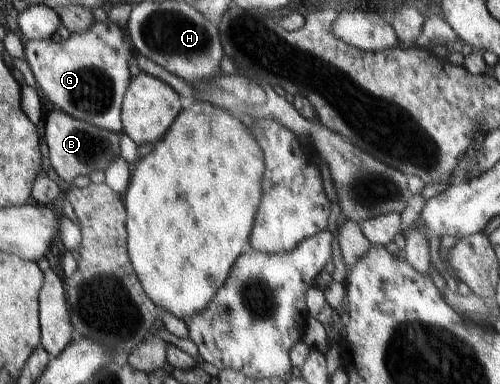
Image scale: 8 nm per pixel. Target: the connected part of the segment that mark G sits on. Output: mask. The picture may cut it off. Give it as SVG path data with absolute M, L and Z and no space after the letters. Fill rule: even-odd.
M98 22L90 30L71 34L62 42L29 40L25 57L33 72L41 93L53 103L55 110L89 122L98 128L123 134L121 121L122 99L133 78L129 72L129 60L135 52L118 24Z

